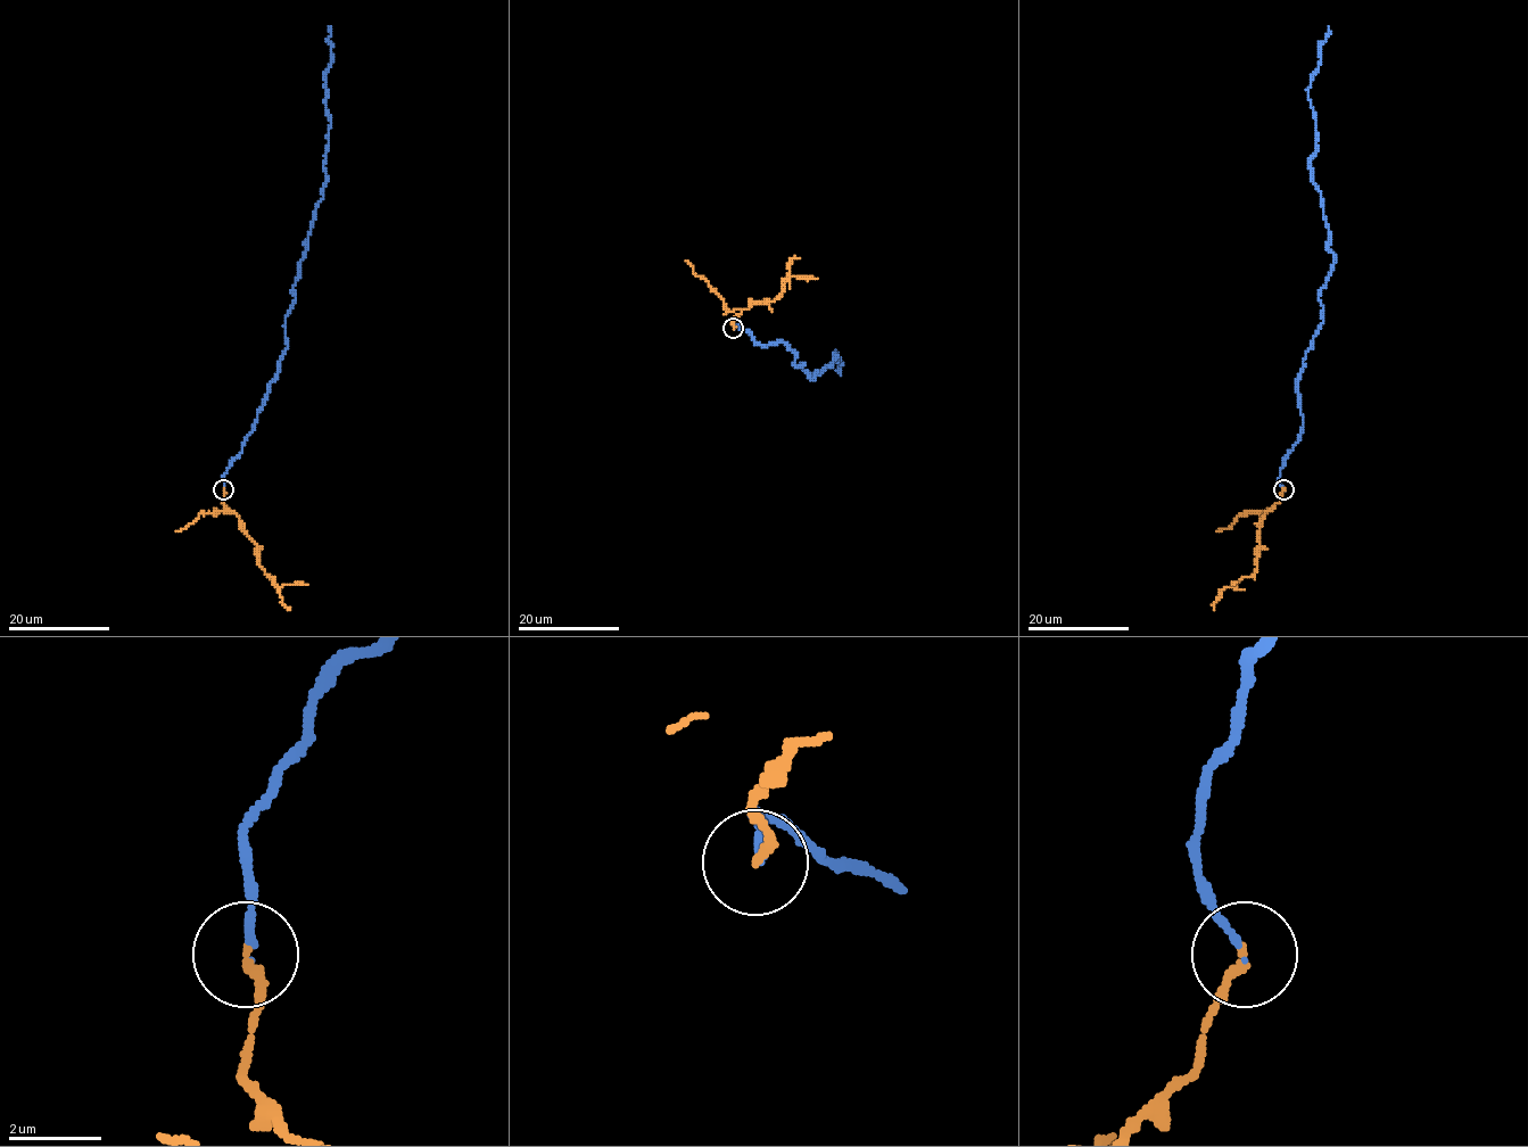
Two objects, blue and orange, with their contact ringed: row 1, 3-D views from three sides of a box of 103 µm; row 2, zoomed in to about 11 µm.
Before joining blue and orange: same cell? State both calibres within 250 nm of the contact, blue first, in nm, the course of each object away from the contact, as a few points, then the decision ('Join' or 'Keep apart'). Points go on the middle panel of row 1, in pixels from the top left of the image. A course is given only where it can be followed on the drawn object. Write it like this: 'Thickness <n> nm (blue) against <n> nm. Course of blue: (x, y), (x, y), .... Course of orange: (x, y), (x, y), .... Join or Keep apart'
Thickness 130 nm (blue) against 190 nm. Course of blue: (733, 329), (765, 347), (782, 340), (812, 378), (836, 353), (839, 372). Course of orange: (733, 329), (733, 321), (743, 310), (774, 300), (778, 296), (787, 277), (787, 265), (794, 257), (799, 258). Keep apart

